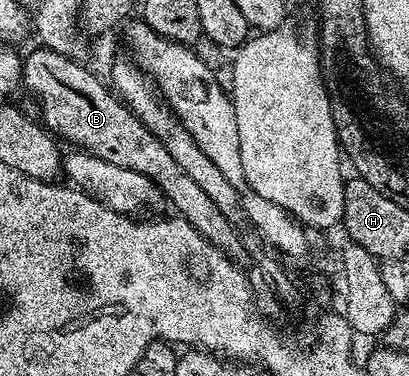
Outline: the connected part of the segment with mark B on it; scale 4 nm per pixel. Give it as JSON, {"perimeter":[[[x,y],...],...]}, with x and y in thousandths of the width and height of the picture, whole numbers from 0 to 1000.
{"perimeter":[[[103,120],[93,122],[90,130],[93,136],[76,138],[71,149],[66,144],[59,149],[56,231],[59,239],[71,239],[90,261],[90,274],[100,282],[103,309],[98,306],[98,314],[105,319],[108,335],[132,362],[147,364],[152,372],[159,367],[164,378],[181,380],[176,388],[200,404],[218,404],[252,423],[267,423],[271,431],[289,434],[291,441],[359,449],[384,497],[401,516],[403,508],[413,516],[413,529],[423,537],[425,556],[433,559],[425,564],[440,580],[452,582],[509,646],[523,646],[562,689],[589,694],[589,686],[599,678],[599,657],[589,649],[587,630],[579,628],[582,606],[545,572],[540,559],[531,553],[526,535],[516,535],[516,524],[496,508],[494,495],[482,489],[479,481],[467,481],[467,471],[457,471],[457,460],[433,449],[423,436],[418,407],[408,407],[408,396],[399,396],[394,378],[355,340],[350,322],[340,322],[340,311],[325,303],[313,282],[269,239],[262,221],[262,234],[257,234],[254,215],[242,202],[225,199],[205,178],[210,176],[205,165],[181,162]]]}

